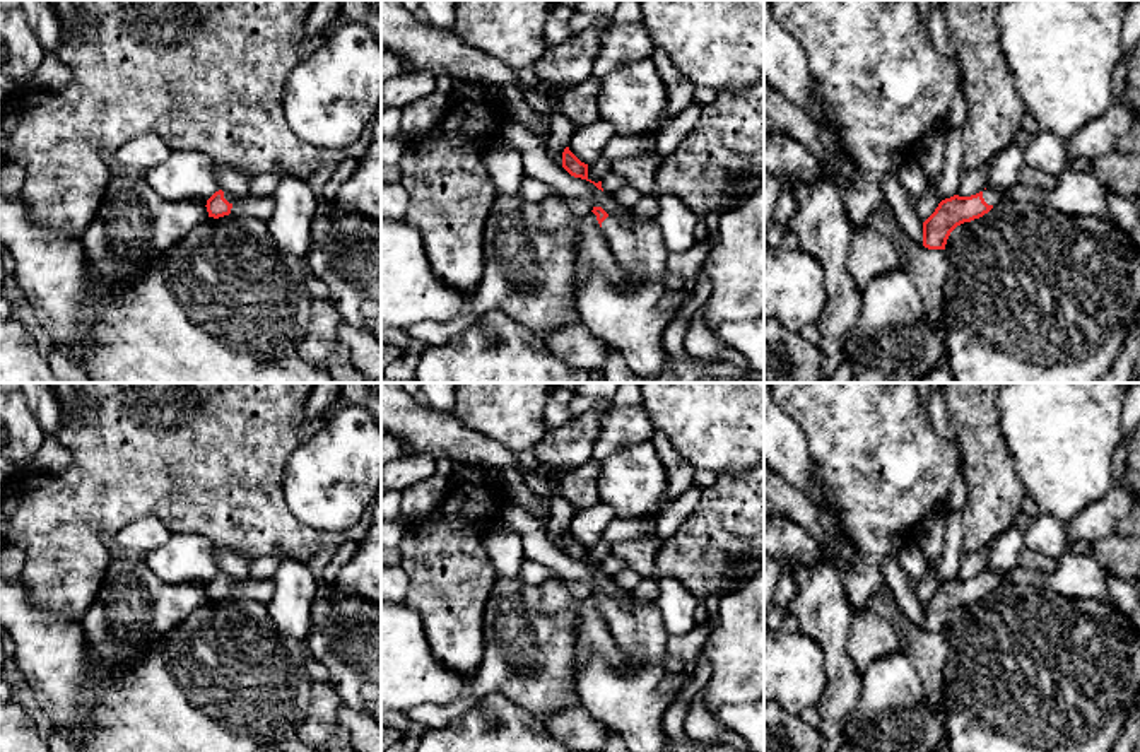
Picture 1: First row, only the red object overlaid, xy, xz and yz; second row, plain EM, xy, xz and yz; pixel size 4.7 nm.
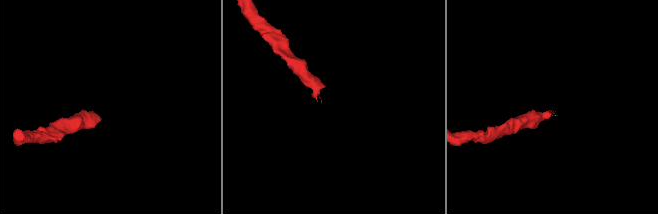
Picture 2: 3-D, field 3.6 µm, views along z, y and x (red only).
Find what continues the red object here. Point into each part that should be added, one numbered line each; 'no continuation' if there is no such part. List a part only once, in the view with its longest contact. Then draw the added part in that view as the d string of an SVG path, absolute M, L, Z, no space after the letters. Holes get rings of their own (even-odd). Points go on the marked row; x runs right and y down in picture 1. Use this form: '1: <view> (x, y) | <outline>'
1: yz (992, 197) | M993 188L983 190L983 198L988 205L996 205L1000 200L1005 200L1002 191Z

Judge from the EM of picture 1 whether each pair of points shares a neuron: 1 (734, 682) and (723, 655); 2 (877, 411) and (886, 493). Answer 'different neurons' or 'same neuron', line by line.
1: same neuron
2: same neuron

